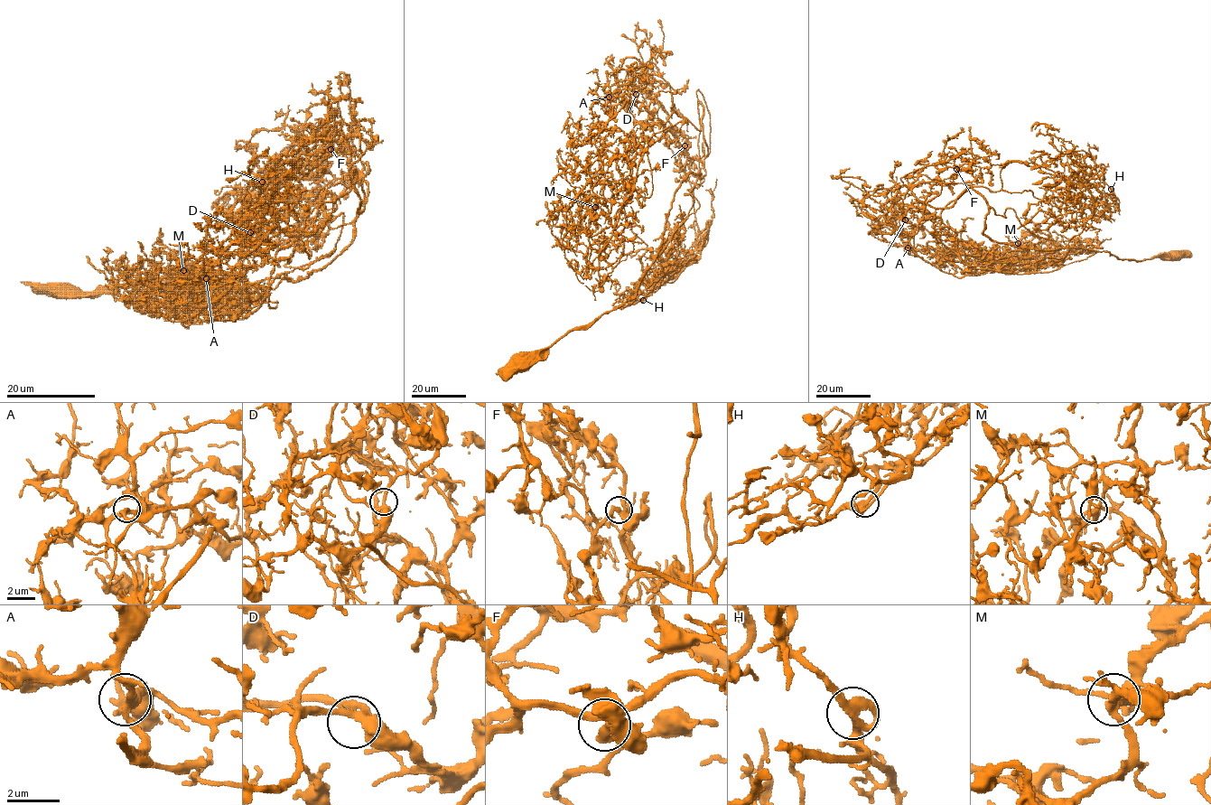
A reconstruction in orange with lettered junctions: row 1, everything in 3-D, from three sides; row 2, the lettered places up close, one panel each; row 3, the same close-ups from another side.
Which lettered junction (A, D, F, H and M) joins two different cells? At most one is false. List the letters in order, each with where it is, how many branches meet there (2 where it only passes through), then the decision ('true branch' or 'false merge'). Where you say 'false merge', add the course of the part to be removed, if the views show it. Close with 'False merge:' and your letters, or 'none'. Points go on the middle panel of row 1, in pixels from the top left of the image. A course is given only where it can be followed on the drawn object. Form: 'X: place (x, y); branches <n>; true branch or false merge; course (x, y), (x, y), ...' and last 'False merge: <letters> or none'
A: place (609, 97); branches 3; true branch
D: place (636, 94); branches 3; true branch
F: place (684, 145); branches 3; true branch
H: place (643, 300); branches 3; true branch
M: place (595, 207); branches 3; true branch
False merge: none

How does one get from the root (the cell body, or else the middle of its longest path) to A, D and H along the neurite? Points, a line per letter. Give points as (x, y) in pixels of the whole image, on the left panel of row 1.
A: (62, 291), (176, 299), (302, 279), (350, 242), (356, 173), (312, 231), (289, 226), (227, 283), (206, 278)
D: (62, 291), (302, 279), (350, 242), (363, 184), (318, 207), (309, 257), (250, 232)
H: (62, 291), (214, 297), (350, 242), (361, 211), (285, 267), (303, 218), (261, 182)

